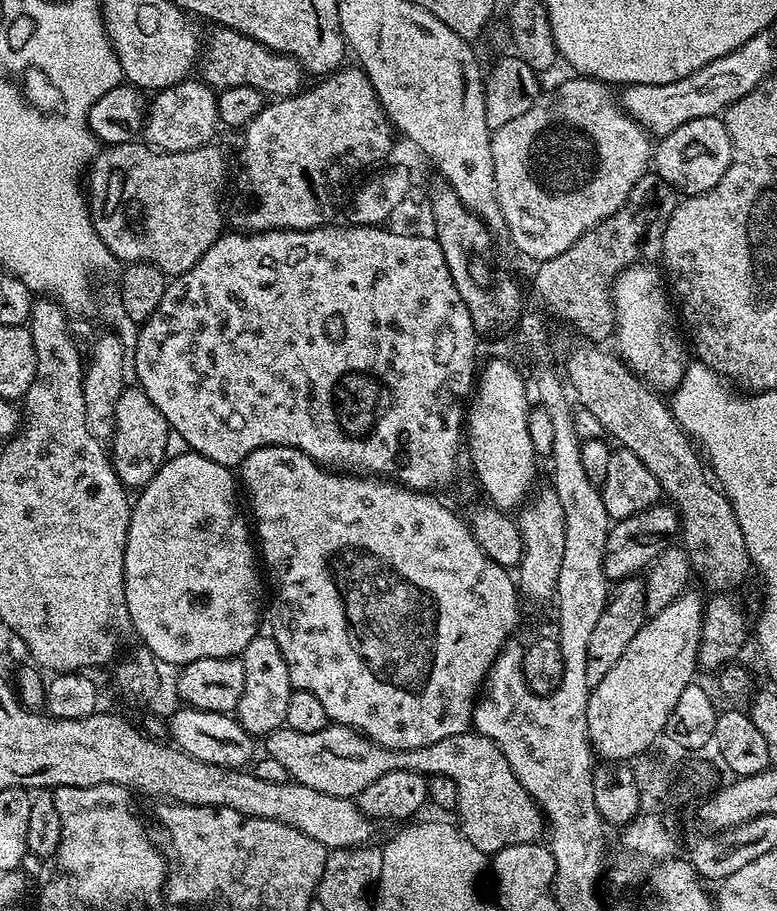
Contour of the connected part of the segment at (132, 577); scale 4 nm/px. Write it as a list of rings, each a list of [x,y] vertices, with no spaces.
[[[186,450],[181,456],[174,456],[164,461],[164,464],[158,470],[158,474],[152,481],[144,485],[142,491],[139,493],[140,496],[135,497],[134,507],[132,510],[132,521],[128,527],[128,541],[126,542],[126,554],[124,555],[124,585],[126,586],[126,606],[128,607],[128,618],[131,624],[131,627],[134,629],[134,632],[137,632],[140,635],[139,643],[143,647],[148,648],[149,651],[156,656],[156,659],[160,662],[163,662],[165,665],[176,664],[175,666],[183,666],[194,662],[198,658],[222,658],[223,656],[234,656],[239,657],[244,651],[244,647],[252,641],[253,638],[258,634],[258,628],[256,628],[256,560],[257,557],[254,555],[254,540],[250,535],[250,524],[247,519],[246,521],[240,517],[240,508],[236,505],[236,488],[238,492],[238,480],[234,475],[233,469],[227,464],[219,464],[214,462],[210,458],[205,456],[199,456],[197,452],[191,450]]]

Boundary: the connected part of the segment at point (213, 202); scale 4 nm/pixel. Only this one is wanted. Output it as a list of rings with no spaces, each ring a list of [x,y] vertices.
[[[133,142],[114,144],[97,151],[86,176],[86,192],[90,197],[92,223],[96,226],[98,238],[102,238],[117,261],[124,260],[125,265],[153,264],[166,277],[175,278],[190,270],[198,258],[214,246],[216,239],[225,231],[220,195],[228,180],[228,164],[223,154],[214,147],[166,152],[144,142]]]

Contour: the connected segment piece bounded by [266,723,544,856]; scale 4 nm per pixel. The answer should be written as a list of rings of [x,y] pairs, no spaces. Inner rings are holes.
[[[329,723],[314,734],[298,734],[298,730],[281,726],[268,733],[266,743],[266,755],[282,762],[295,783],[322,790],[322,794],[356,798],[370,782],[394,770],[450,778],[458,790],[456,822],[460,832],[485,856],[496,855],[506,846],[535,843],[544,828],[543,813],[510,770],[505,755],[492,739],[477,732],[452,735],[421,748],[384,748],[354,728]]]

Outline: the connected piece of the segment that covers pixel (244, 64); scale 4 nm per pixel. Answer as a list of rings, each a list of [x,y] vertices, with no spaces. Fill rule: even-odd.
[[[216,26],[211,29],[213,32],[209,34],[208,40],[206,36],[206,43],[202,48],[202,55],[198,60],[198,76],[201,81],[208,85],[209,88],[213,90],[223,90],[225,88],[233,88],[234,86],[254,86],[254,90],[264,93],[265,97],[268,98],[287,98],[289,96],[295,96],[297,92],[301,91],[302,85],[300,84],[306,79],[306,73],[303,68],[301,68],[299,62],[292,59],[290,56],[283,56],[280,52],[272,52],[266,46],[262,46],[257,40],[252,40],[249,36],[243,36],[242,33],[236,32],[232,28],[226,28],[223,26]]]

